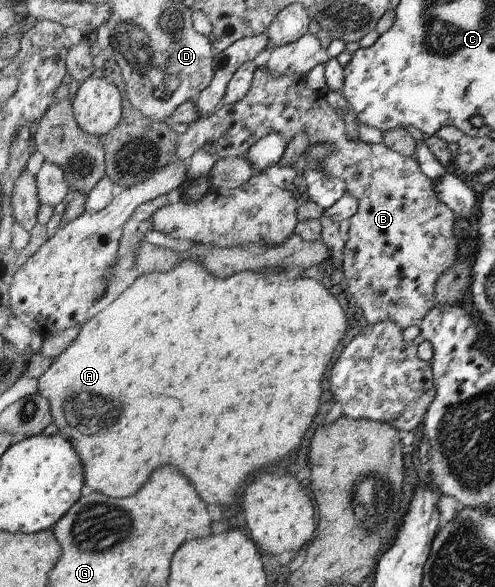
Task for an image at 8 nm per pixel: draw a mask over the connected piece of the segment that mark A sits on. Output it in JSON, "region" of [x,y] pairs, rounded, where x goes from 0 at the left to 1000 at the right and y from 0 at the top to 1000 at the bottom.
{"region":[[[370,443],[339,463],[285,470],[240,509],[180,545],[156,581],[81,642],[79,668],[101,680],[109,717],[121,738],[141,748],[166,775],[174,790],[174,823],[192,838],[224,847],[277,843],[325,792],[349,792],[362,796],[362,802],[370,802],[370,809],[378,809],[394,830],[402,830],[402,843],[410,843],[418,857],[463,864],[507,806],[552,792],[604,765],[612,741],[644,700],[653,642],[661,639],[677,591],[697,574],[705,554],[685,513],[646,479],[608,472],[580,479],[572,460],[537,460],[531,463],[535,472],[499,462],[463,475],[434,475],[406,451],[406,445]]]}

